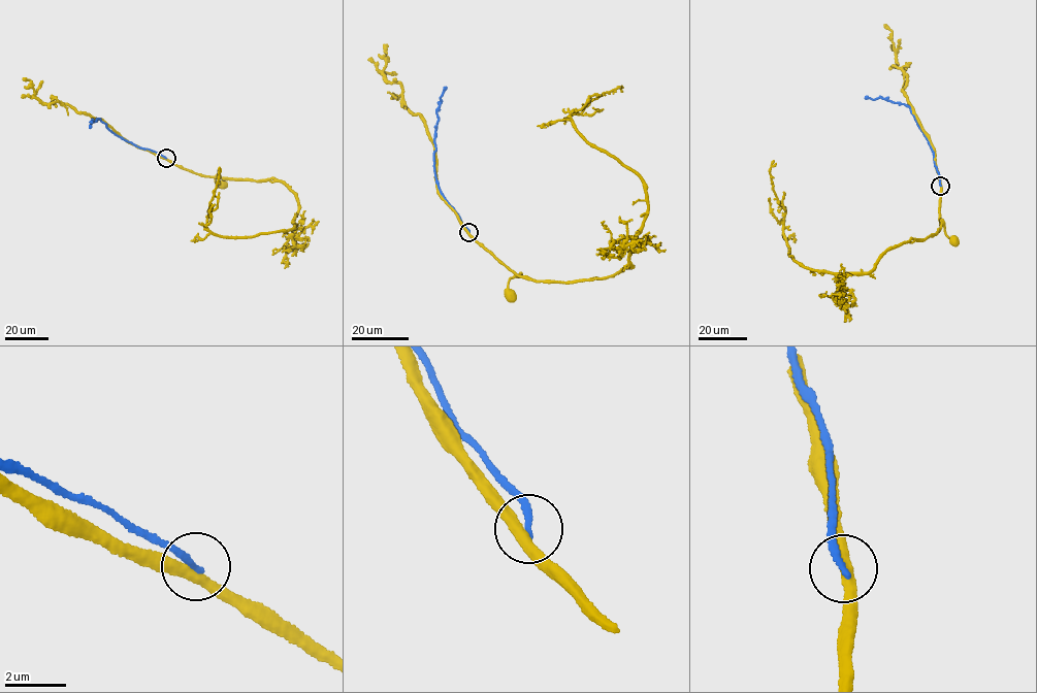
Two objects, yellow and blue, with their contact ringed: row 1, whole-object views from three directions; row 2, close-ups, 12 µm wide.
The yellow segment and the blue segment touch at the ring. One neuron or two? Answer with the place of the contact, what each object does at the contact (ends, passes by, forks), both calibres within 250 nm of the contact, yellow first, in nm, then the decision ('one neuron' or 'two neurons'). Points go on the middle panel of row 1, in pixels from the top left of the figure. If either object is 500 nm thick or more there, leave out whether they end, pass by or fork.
(468, 232) | yellow passes by | blue ends | 360/240 nm | two neurons

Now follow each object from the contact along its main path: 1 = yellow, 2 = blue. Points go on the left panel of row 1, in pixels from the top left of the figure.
1: (165, 158), (204, 175), (219, 176), (219, 170), (215, 183), (222, 184)
2: (165, 158), (117, 135), (100, 120), (91, 122), (91, 127)

